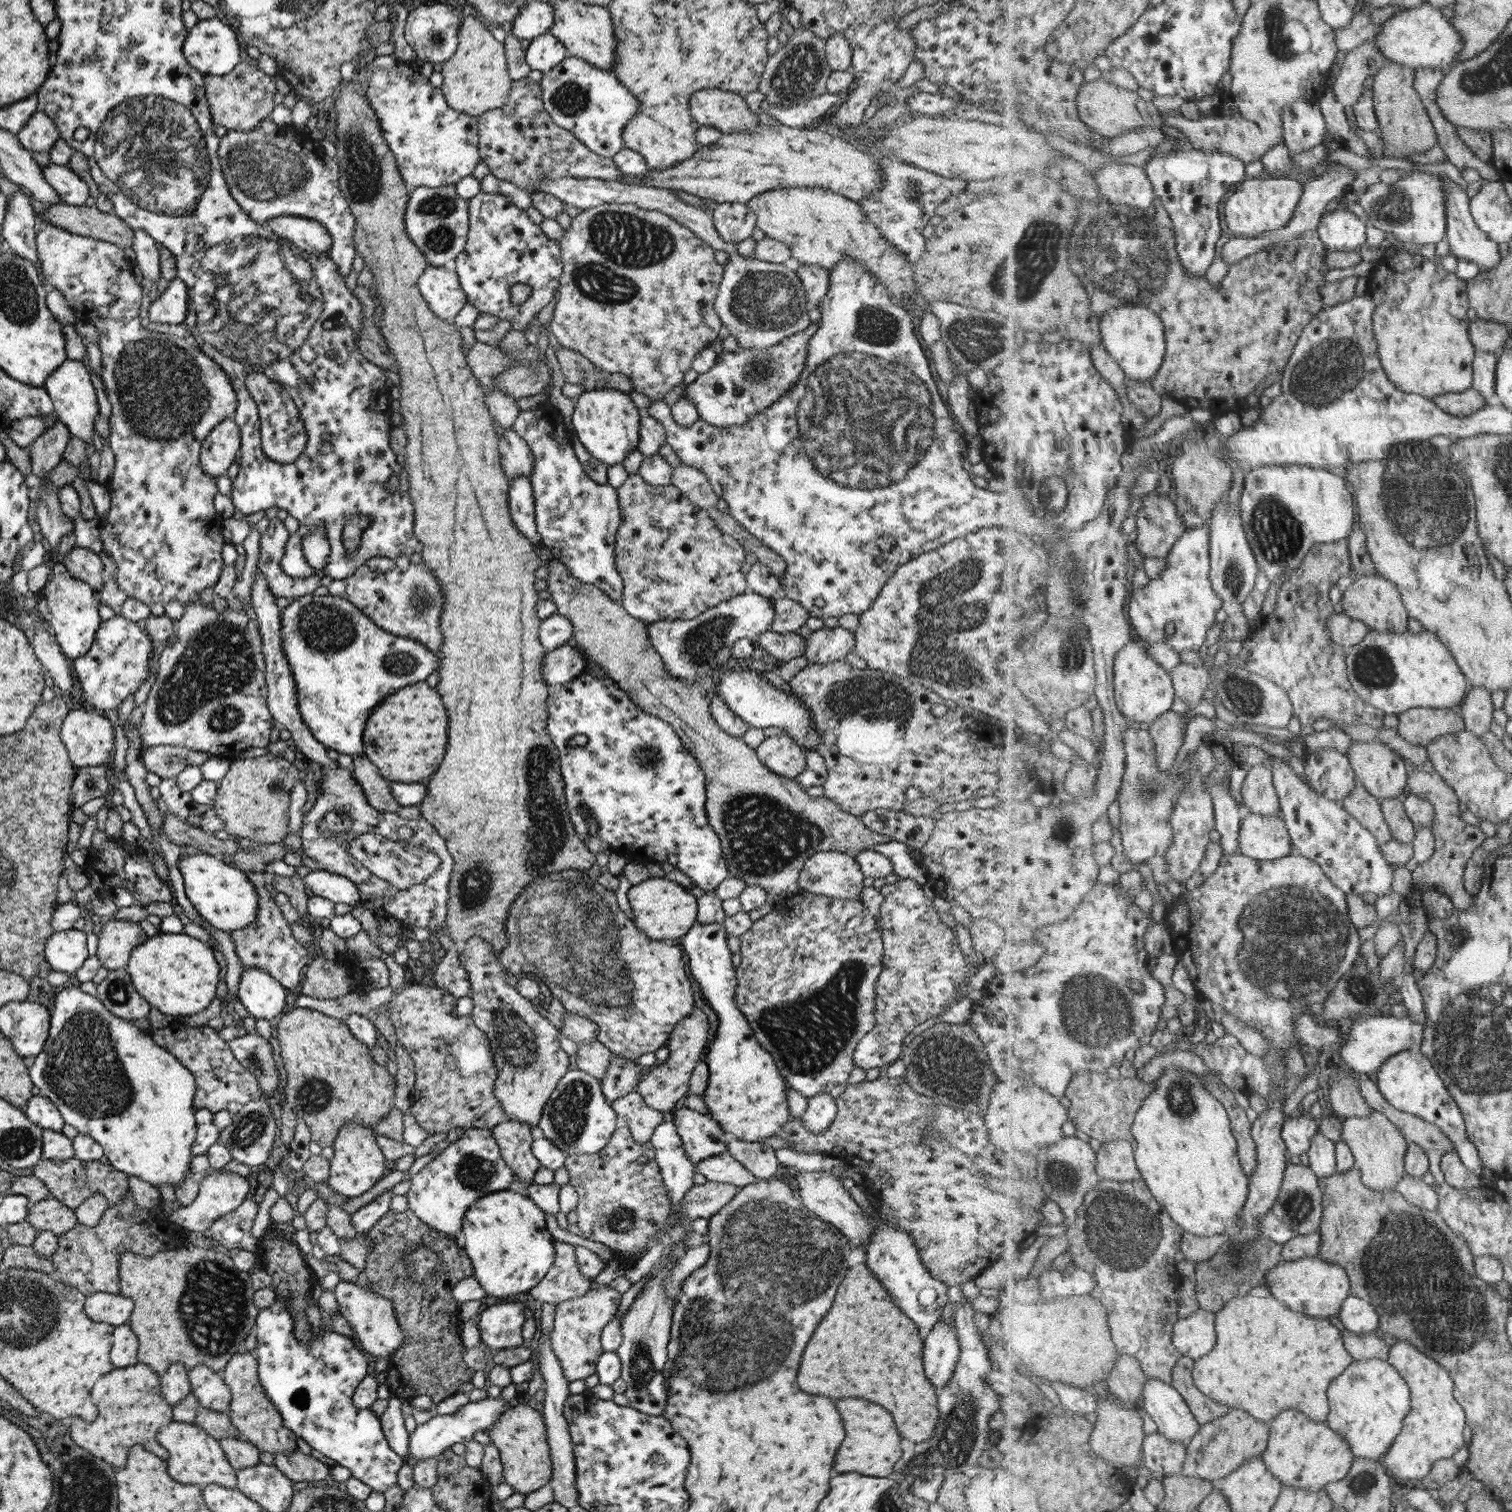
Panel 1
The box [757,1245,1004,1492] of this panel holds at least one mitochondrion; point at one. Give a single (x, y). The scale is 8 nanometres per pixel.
(956, 1437)

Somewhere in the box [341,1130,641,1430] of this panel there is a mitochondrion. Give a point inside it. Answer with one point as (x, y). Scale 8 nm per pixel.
(473, 1173)

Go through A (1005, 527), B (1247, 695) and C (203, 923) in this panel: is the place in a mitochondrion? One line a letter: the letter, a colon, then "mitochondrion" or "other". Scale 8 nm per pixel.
A: other
B: mitochondrion
C: other

